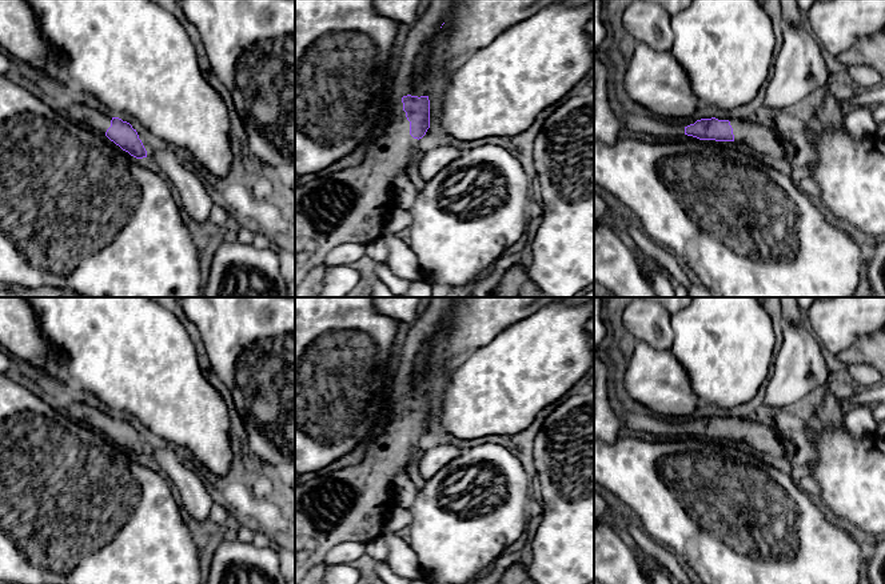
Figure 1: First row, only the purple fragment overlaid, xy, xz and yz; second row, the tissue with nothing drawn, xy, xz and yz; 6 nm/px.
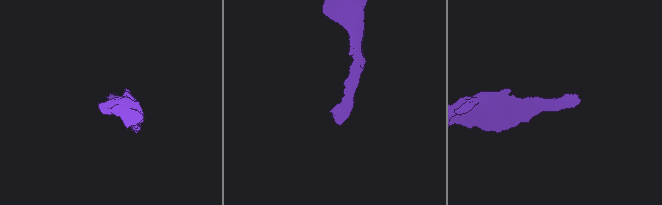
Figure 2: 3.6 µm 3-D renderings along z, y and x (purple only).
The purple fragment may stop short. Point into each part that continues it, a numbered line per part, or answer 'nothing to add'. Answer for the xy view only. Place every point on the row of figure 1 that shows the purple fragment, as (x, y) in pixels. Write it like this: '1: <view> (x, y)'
1: xy (92, 119)

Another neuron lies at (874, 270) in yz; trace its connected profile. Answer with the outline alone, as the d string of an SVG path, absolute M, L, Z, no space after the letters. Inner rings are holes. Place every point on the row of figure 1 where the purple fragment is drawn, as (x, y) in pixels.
M885 237L876 240L874 245L868 249L869 260L865 268L873 297L885 297Z

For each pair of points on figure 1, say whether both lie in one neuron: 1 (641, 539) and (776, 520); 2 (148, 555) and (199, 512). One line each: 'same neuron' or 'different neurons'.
1: different neurons
2: different neurons

